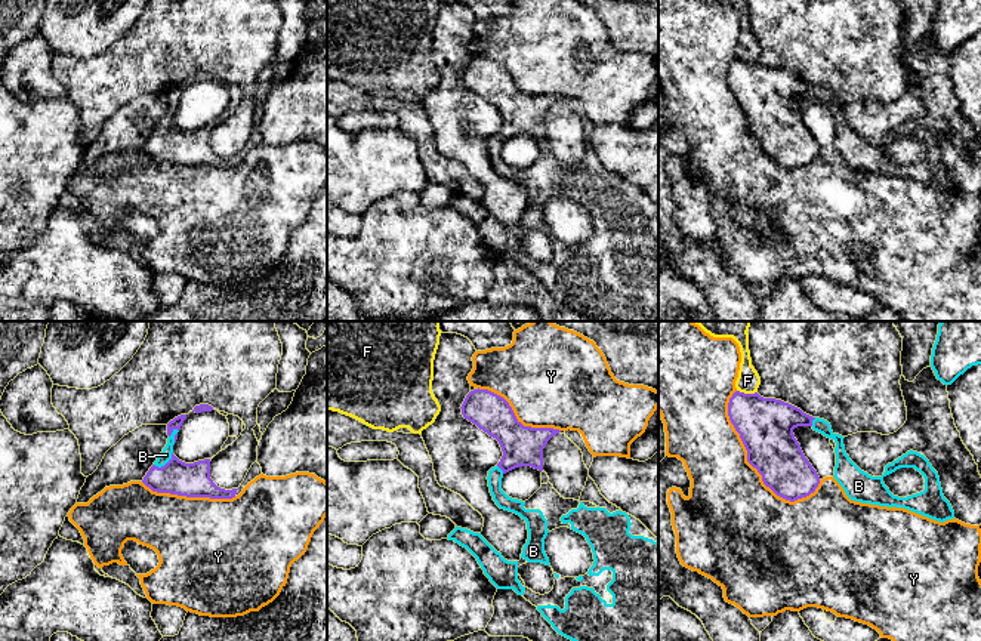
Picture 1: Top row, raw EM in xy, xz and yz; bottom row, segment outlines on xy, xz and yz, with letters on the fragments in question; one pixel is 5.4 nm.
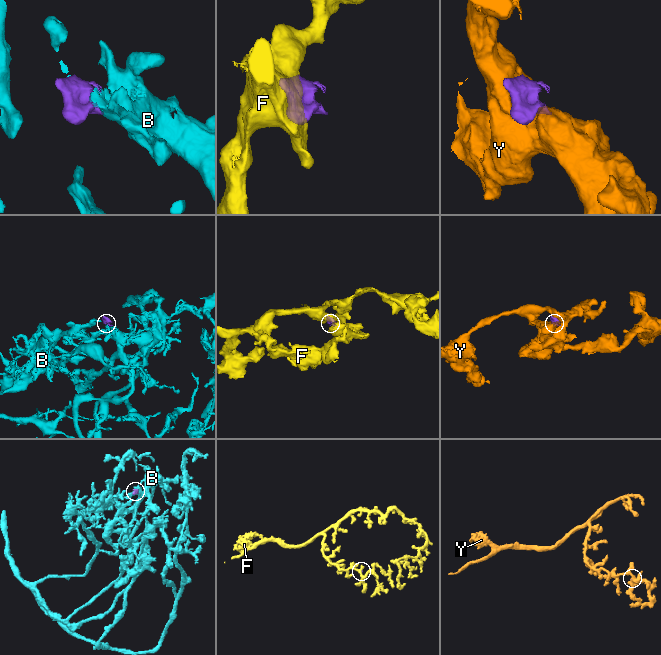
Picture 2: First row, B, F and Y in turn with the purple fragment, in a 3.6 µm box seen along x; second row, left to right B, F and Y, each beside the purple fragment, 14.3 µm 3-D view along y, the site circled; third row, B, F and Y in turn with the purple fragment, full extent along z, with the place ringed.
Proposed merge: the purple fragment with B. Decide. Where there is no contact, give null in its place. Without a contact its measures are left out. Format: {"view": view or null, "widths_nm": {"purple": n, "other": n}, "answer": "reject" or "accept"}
{"view": "xy", "widths_nm": {"purple": 60, "other": 60}, "answer": "accept"}

